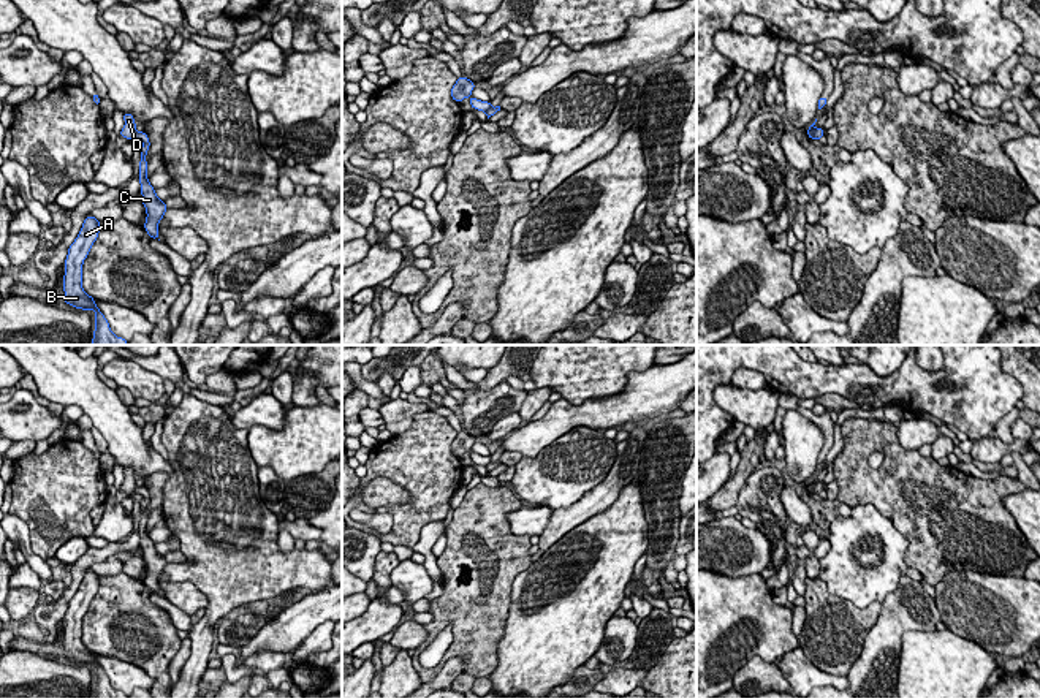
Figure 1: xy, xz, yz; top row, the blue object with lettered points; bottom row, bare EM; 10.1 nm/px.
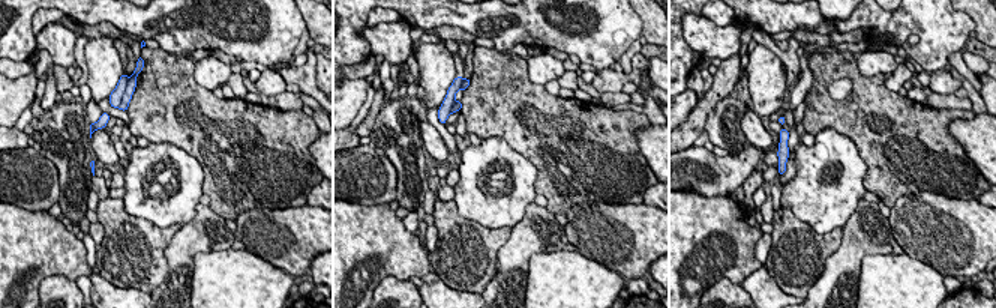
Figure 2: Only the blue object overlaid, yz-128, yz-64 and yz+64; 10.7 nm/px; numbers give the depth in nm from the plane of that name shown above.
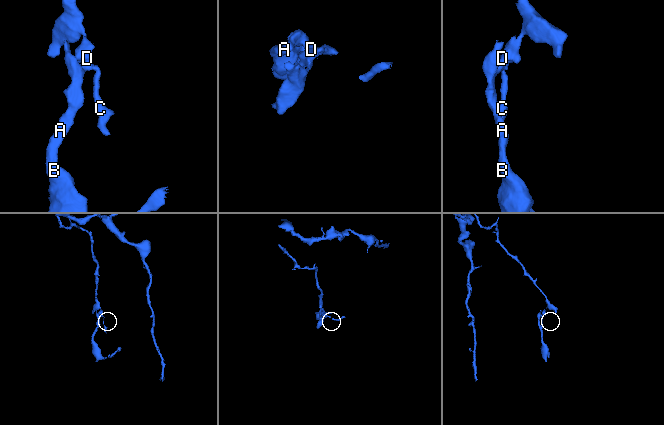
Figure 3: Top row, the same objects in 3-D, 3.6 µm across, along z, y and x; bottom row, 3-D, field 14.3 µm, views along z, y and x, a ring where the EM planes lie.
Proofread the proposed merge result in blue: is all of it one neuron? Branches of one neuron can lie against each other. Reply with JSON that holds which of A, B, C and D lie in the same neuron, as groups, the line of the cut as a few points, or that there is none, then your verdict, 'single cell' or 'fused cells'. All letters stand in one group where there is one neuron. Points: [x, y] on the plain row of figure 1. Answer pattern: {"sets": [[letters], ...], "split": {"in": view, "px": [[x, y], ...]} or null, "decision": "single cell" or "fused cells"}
{"sets": [["A", "B", "D"], ["C"]], "split": {"in": "xy", "px": [[135, 486], [133, 493]]}, "decision": "fused cells"}

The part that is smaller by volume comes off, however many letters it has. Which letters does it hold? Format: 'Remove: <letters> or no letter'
Remove: A, B, D

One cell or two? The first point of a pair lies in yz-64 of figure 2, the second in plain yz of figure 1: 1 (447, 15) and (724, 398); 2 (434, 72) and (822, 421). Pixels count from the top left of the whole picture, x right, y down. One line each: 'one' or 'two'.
1: two
2: two

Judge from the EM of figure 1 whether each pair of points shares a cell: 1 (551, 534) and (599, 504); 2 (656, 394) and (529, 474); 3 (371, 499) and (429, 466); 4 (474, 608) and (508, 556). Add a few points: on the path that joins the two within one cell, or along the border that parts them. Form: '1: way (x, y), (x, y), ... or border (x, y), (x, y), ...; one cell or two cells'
1: way (562, 523), (588, 505); one cell
2: border (602, 429), (578, 426), (562, 436); two cells
3: border (410, 493), (406, 502), (377, 507), (361, 499); two cells
4: way (475, 595), (477, 589), (497, 569); one cell

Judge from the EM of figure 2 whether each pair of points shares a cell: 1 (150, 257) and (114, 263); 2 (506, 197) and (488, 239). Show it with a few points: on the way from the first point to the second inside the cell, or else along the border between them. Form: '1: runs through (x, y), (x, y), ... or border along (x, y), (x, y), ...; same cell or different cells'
1: runs through (141, 257), (123, 259); same cell
2: border along (459, 215), (492, 229), (510, 227); different cells

